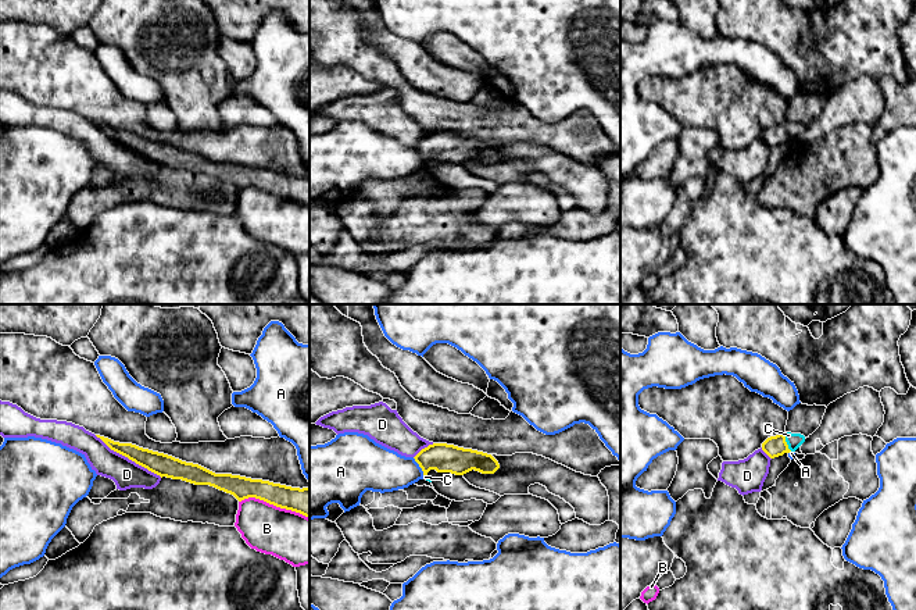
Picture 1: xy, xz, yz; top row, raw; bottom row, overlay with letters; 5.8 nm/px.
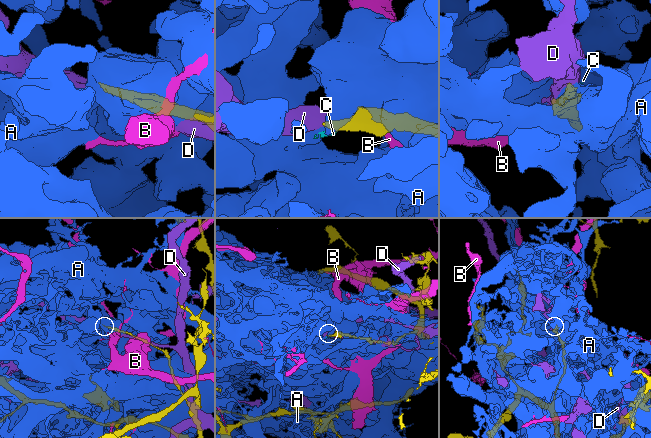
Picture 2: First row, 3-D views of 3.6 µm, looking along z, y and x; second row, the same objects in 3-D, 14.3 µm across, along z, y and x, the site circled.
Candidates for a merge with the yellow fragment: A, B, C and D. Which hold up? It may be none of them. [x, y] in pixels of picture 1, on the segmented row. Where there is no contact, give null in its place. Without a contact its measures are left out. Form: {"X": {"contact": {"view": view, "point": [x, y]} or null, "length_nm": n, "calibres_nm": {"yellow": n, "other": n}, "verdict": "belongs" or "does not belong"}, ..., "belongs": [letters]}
{"A": {"contact": {"view": "xz", "point": [419, 466]}, "length_nm": 120, "calibres_nm": {"yellow": 170, "other": 260}, "verdict": "does not belong"}, "B": {"contact": {"view": "xy", "point": [274, 505]}, "length_nm": 420, "calibres_nm": {"yellow": 160, "other": 280}, "verdict": "does not belong"}, "C": {"contact": {"view": "yz", "point": [786, 442]}, "length_nm": 120, "calibres_nm": {"yellow": 120, "other": 90}, "verdict": "belongs"}, "D": {"contact": {"view": "xy", "point": [128, 457]}, "length_nm": 460, "calibres_nm": {"yellow": 130, "other": 170}, "verdict": "does not belong"}, "belongs": ["C"]}

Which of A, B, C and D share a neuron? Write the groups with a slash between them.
A / B / C / D

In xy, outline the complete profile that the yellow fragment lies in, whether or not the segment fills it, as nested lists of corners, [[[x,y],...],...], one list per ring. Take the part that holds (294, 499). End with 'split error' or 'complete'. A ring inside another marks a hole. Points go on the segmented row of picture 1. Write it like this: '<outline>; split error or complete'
[[[100,435],[96,436],[111,450],[128,457],[161,478],[167,477],[194,485],[210,485],[233,495],[239,502],[255,497],[309,518],[309,488],[300,489],[240,475],[215,474],[198,464],[186,463],[164,453],[143,449],[132,443],[114,442]]]; complete

